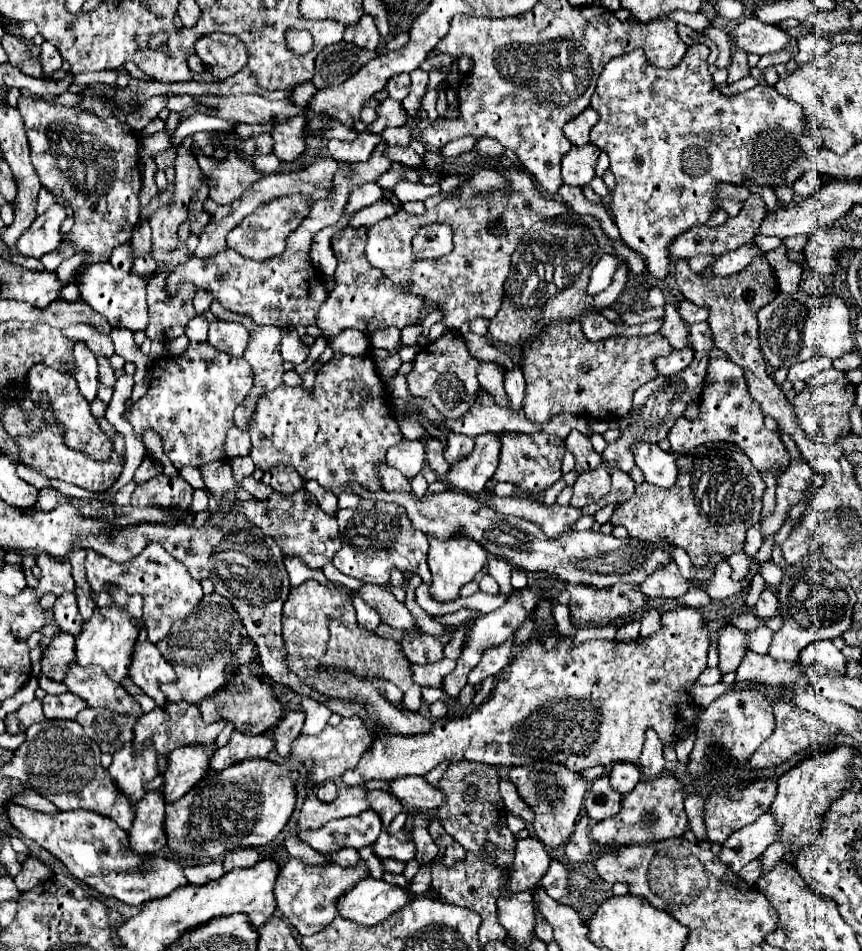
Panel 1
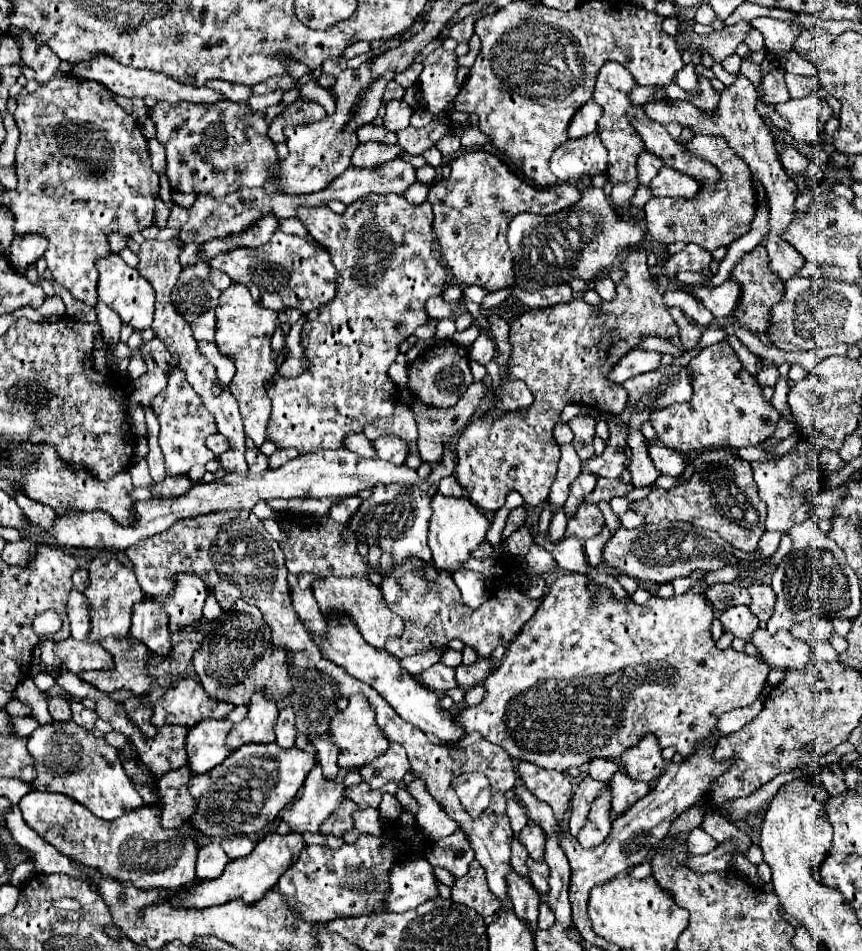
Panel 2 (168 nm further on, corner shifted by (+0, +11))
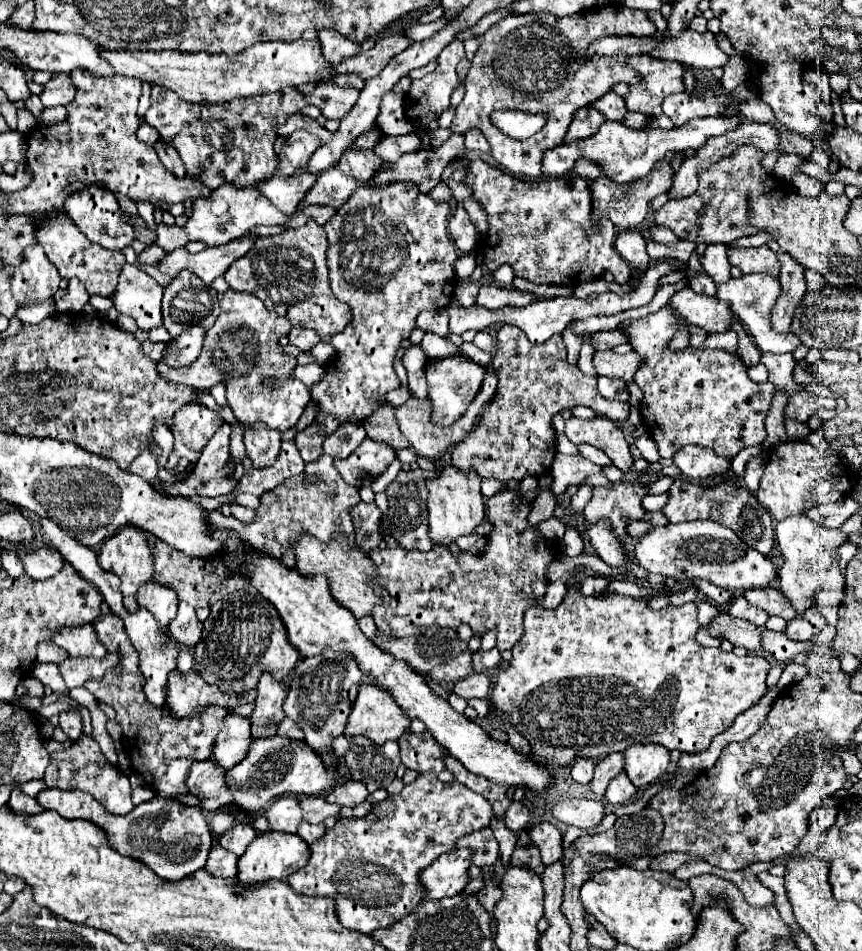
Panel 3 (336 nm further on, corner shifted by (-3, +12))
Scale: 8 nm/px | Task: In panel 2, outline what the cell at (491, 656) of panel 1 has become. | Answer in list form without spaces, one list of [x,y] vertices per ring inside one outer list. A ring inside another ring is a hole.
[[[405,561],[391,573],[379,571],[383,575],[381,593],[389,609],[405,619],[403,637],[387,641],[387,651],[397,659],[423,653],[431,647],[443,647],[443,637],[449,641],[461,639],[465,645],[477,649],[479,657],[487,657],[487,653],[491,653],[497,645],[507,647],[539,605],[539,601],[527,599],[523,593],[509,589],[505,579],[499,579],[499,589],[491,595],[491,599],[473,611],[463,603],[457,585],[451,577],[447,577],[447,573],[437,573],[433,565],[427,565],[425,579],[425,575],[413,575],[415,567],[421,567],[421,561]]]

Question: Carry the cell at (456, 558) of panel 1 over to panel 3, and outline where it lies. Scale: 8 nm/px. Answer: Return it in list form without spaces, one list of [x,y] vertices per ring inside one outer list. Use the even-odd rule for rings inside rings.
[[[444,466],[436,478],[426,480],[428,488],[428,512],[430,512],[430,536],[438,546],[448,546],[458,536],[472,534],[478,524],[484,522],[484,496],[480,494],[482,478],[474,470],[460,470],[456,466]]]

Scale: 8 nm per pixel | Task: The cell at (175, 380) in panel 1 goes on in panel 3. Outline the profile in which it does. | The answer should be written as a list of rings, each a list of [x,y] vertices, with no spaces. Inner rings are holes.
[[[186,404],[186,408],[178,410],[178,412],[174,414],[174,424],[170,426],[170,430],[172,430],[172,434],[174,434],[174,448],[172,448],[170,456],[168,456],[168,472],[172,472],[174,476],[180,476],[180,474],[174,472],[174,468],[178,466],[178,462],[180,462],[182,458],[188,460],[188,470],[190,470],[190,468],[198,462],[198,458],[200,458],[204,446],[208,444],[208,440],[214,436],[214,432],[216,432],[222,424],[224,424],[222,416],[216,414],[216,412],[212,412],[212,410],[208,410],[208,408],[202,406],[202,404]]]

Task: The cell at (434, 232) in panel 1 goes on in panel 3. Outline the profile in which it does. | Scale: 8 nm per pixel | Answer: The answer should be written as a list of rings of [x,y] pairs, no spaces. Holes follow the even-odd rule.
[[[396,182],[380,188],[356,188],[352,196],[340,206],[330,222],[324,224],[330,248],[328,248],[328,268],[330,268],[330,286],[338,300],[346,302],[352,308],[352,322],[344,332],[332,336],[334,358],[326,364],[326,376],[318,382],[310,394],[312,400],[320,404],[318,418],[324,426],[308,426],[304,432],[298,432],[294,442],[304,458],[304,462],[316,460],[322,454],[322,440],[346,422],[360,424],[374,410],[384,404],[384,394],[398,388],[400,380],[392,368],[394,356],[400,348],[400,342],[410,336],[416,328],[416,316],[424,310],[446,308],[454,292],[454,260],[458,258],[456,246],[448,234],[450,204],[438,202],[428,194],[420,192],[414,182]]]

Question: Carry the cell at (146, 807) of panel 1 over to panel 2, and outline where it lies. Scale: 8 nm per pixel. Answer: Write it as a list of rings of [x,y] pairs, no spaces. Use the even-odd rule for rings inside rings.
[[[181,767],[181,769],[175,769],[175,771],[167,771],[163,777],[157,779],[155,791],[157,791],[159,801],[155,805],[161,809],[159,823],[161,823],[163,829],[177,829],[177,827],[181,827],[181,823],[185,823],[189,819],[189,815],[193,813],[195,799],[187,791],[189,779],[191,779],[191,773],[187,773],[187,767]]]

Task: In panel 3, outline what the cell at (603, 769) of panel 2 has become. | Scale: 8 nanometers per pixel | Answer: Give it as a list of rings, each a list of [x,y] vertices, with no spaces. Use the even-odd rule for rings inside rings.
[[[578,758],[570,766],[572,778],[581,784],[589,784],[594,774],[594,760],[590,758]]]

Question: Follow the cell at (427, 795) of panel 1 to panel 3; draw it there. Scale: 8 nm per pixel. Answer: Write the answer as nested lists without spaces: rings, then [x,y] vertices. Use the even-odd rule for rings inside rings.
[[[350,736],[350,746],[346,750],[348,768],[352,772],[352,780],[362,782],[368,792],[376,792],[378,788],[386,788],[396,778],[398,760],[398,744],[374,744],[366,736]]]

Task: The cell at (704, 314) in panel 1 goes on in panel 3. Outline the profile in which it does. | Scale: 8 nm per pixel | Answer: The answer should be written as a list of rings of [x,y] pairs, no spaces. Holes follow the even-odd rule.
[[[746,274],[742,278],[732,278],[726,284],[720,284],[716,288],[716,298],[722,302],[728,302],[730,308],[734,310],[736,318],[746,326],[746,332],[754,338],[756,346],[762,352],[772,352],[772,354],[782,354],[782,352],[794,352],[800,346],[798,336],[788,334],[788,336],[780,336],[776,332],[770,332],[770,308],[774,306],[774,300],[782,294],[782,284],[776,276],[768,276],[768,274]]]

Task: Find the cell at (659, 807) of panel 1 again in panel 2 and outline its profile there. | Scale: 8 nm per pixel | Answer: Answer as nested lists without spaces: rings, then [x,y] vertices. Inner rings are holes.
[[[615,773],[615,777],[611,779],[611,803],[613,803],[613,811],[617,815],[623,815],[635,801],[639,801],[641,797],[645,797],[649,793],[649,783],[645,781],[635,781],[631,779],[627,773]]]

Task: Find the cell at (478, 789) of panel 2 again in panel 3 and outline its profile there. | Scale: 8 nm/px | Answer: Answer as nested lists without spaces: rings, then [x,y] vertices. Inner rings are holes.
[[[424,772],[412,784],[406,784],[398,794],[388,794],[386,800],[376,802],[364,818],[340,818],[334,828],[310,844],[312,856],[308,864],[288,878],[294,892],[304,896],[330,896],[336,900],[340,922],[358,932],[374,932],[400,922],[408,910],[416,910],[424,900],[420,872],[428,868],[440,854],[456,848],[458,840],[476,830],[488,828],[492,816],[486,798],[468,790],[460,782],[440,782],[436,774]]]

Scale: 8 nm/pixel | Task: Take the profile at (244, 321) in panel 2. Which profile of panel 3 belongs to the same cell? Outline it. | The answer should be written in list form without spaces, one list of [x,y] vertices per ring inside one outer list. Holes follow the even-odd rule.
[[[226,290],[218,294],[218,302],[222,312],[216,324],[206,330],[198,360],[186,368],[166,368],[166,364],[158,364],[158,372],[168,380],[194,388],[212,388],[222,382],[226,386],[228,406],[242,424],[264,422],[280,432],[290,430],[310,400],[310,390],[292,376],[296,358],[288,356],[280,346],[280,338],[290,334],[292,324],[284,316],[270,312],[258,296],[248,292]],[[268,378],[276,380],[276,384],[266,384]]]

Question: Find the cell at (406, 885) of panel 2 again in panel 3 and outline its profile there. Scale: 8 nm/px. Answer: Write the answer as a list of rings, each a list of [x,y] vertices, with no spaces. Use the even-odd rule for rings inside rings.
[[[458,848],[438,856],[430,868],[420,876],[420,882],[426,892],[426,900],[440,900],[446,896],[456,896],[470,882],[472,866],[472,848]]]

